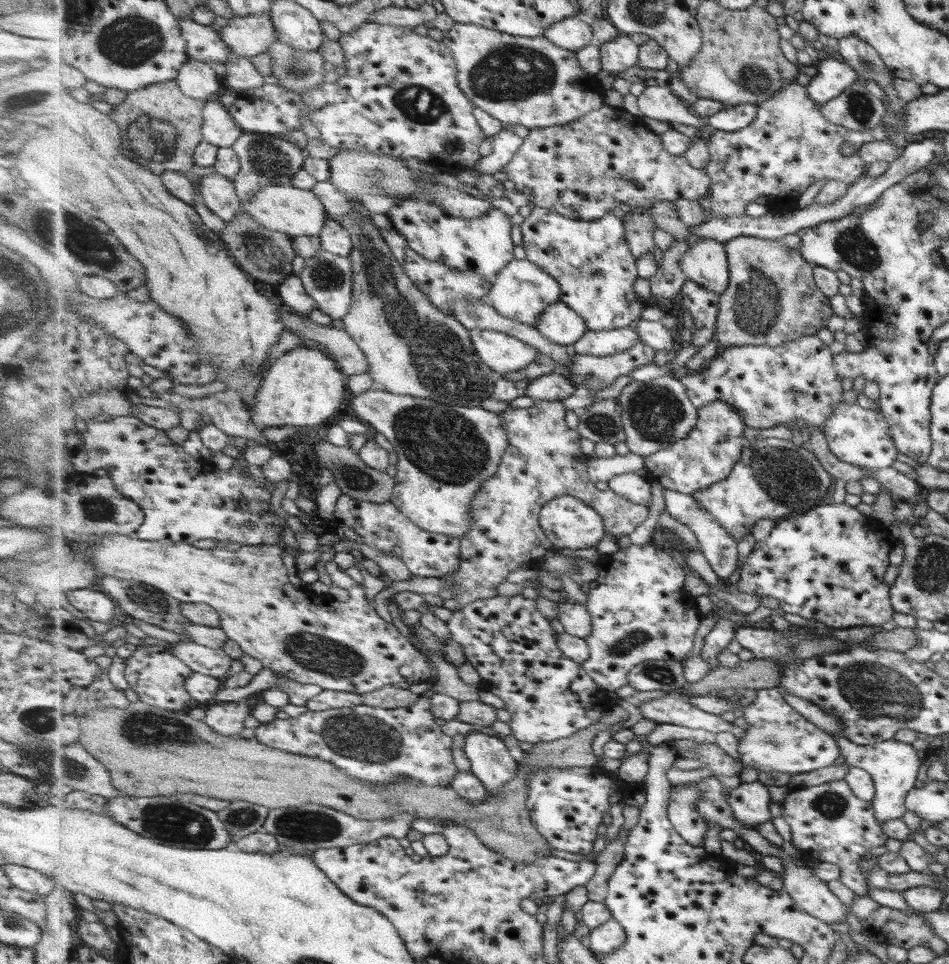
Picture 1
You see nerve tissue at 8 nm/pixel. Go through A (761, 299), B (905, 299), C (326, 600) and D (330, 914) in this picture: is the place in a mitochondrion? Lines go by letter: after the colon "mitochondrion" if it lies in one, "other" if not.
A: mitochondrion
B: other
C: other
D: other

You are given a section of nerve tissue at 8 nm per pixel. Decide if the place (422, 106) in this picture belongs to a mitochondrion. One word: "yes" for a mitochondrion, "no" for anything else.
yes

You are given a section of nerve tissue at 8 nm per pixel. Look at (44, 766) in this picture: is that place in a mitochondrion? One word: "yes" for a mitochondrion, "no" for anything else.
yes

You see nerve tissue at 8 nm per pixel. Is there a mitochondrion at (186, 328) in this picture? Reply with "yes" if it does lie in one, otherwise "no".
no

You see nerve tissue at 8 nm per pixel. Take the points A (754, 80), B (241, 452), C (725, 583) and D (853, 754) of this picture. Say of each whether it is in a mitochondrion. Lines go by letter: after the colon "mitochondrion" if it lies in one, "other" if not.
A: mitochondrion
B: other
C: other
D: other

